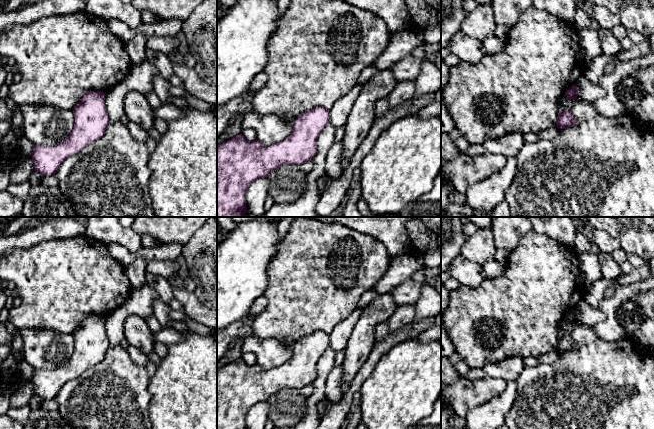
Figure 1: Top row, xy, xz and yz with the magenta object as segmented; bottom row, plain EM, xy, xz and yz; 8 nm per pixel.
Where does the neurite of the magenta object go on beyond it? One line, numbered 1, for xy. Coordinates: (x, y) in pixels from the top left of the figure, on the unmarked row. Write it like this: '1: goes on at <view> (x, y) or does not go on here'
1: does not go on here

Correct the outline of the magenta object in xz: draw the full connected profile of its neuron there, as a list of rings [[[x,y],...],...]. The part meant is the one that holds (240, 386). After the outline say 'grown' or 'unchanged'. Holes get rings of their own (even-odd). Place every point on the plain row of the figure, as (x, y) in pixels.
[[[315,331],[294,344],[290,360],[271,370],[265,370],[257,363],[248,365],[242,358],[223,366],[217,372],[217,429],[246,429],[246,416],[255,404],[269,401],[280,390],[301,390],[312,384],[317,376],[318,361],[329,348],[329,334]]]; unchanged

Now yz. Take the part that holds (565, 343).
[[[561,335],[558,337],[556,350],[558,353],[566,351],[575,351],[577,349],[576,343],[572,335]]]; unchanged

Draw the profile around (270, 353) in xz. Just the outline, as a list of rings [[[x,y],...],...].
[[[250,335],[243,339],[243,352],[252,352],[257,358],[257,364],[265,370],[281,366],[291,359],[294,344],[286,345],[277,339],[260,339]]]

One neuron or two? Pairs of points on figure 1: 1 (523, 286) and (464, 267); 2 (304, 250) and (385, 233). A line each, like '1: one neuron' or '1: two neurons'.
1: two neurons
2: two neurons

